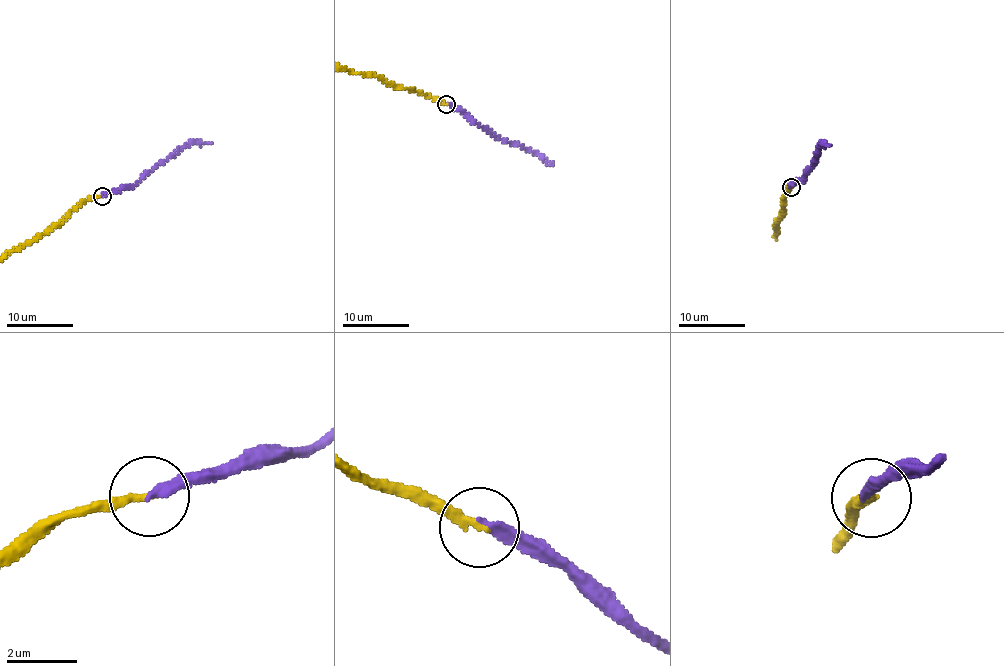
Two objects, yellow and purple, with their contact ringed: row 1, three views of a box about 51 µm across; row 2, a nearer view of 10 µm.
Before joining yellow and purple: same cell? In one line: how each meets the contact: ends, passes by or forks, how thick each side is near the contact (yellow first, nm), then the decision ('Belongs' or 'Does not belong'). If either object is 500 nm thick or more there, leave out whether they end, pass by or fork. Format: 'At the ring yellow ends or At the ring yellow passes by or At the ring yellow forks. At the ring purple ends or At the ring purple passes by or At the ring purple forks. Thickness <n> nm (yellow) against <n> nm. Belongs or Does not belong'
At the ring yellow ends. At the ring purple ends. Thickness 240 nm (yellow) against 260 nm. Does not belong

